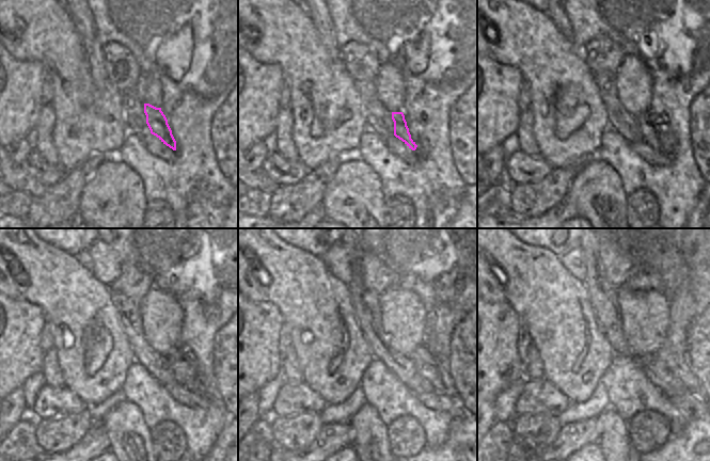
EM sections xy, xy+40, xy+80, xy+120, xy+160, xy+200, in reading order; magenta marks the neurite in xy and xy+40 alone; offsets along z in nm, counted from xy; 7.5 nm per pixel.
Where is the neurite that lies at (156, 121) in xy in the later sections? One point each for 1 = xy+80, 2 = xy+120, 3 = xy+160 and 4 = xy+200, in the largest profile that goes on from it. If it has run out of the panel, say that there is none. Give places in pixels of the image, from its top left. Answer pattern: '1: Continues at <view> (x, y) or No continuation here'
1: Continues at xy+80 (649, 137)
2: Continues at xy+120 (185, 371)
3: Continues at xy+160 (438, 374)
4: Continues at xy+200 (680, 367)

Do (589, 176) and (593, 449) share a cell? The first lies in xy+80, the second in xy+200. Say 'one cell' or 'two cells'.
two cells

